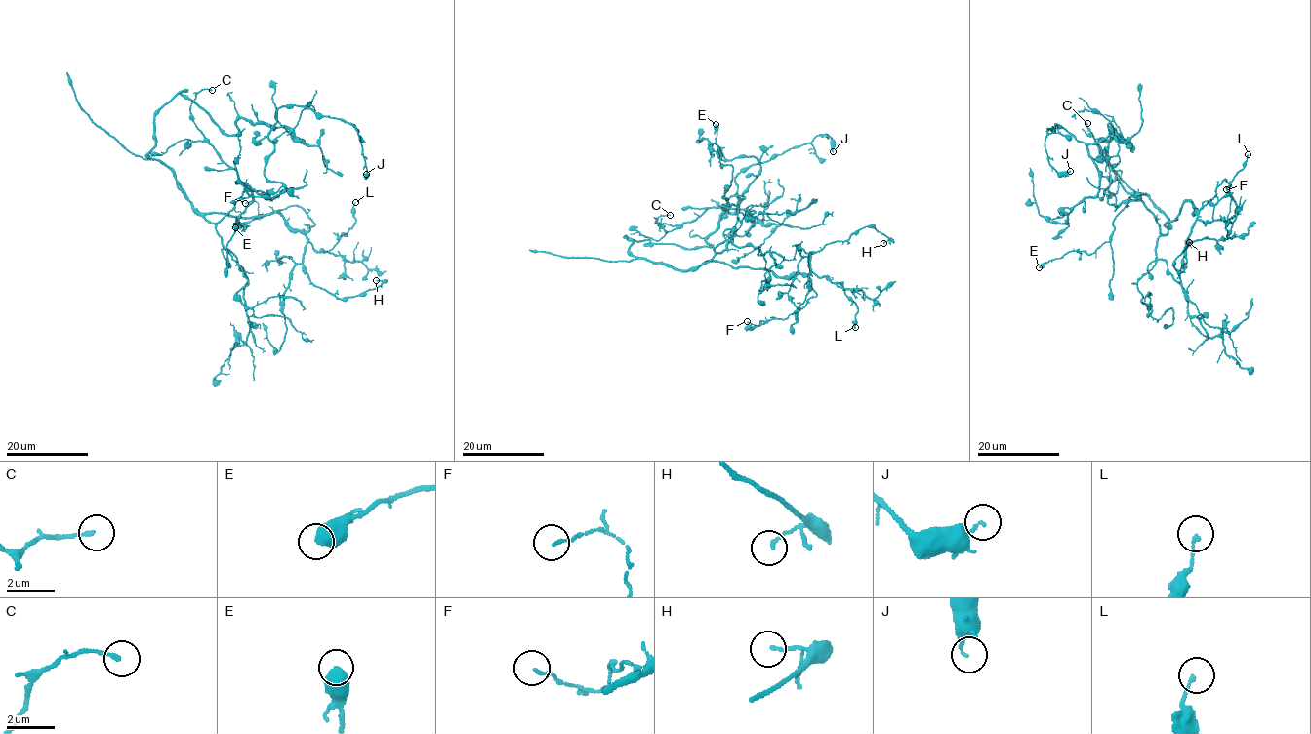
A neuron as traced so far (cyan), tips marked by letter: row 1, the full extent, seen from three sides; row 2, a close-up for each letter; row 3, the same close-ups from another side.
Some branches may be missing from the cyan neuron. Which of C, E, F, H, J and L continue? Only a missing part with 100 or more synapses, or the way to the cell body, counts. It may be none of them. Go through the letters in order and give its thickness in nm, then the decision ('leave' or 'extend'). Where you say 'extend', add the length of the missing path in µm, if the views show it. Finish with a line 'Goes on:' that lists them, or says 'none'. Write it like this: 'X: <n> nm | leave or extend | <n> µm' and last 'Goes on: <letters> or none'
C: 150 nm | leave
E: 600 nm | leave
F: 90 nm | leave
H: 130 nm | leave
J: 130 nm | leave
L: 150 nm | leave
Goes on: none

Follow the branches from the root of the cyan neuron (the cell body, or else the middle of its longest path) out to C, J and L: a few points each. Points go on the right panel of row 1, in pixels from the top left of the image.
C: (1116, 175), (1126, 192), (1148, 196), (1168, 232), (1141, 198), (1107, 202), (1110, 168), (1087, 123)
J: (1116, 175), (1110, 124), (1132, 151), (1119, 135), (1082, 142), (1056, 124), (1048, 128), (1047, 160), (1070, 171)
L: (1116, 175), (1126, 192), (1148, 196), (1167, 220), (1169, 224), (1165, 225), (1189, 201), (1206, 224), (1248, 154)

